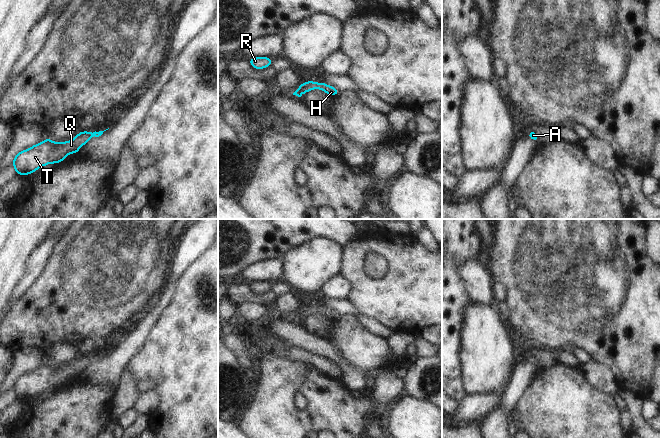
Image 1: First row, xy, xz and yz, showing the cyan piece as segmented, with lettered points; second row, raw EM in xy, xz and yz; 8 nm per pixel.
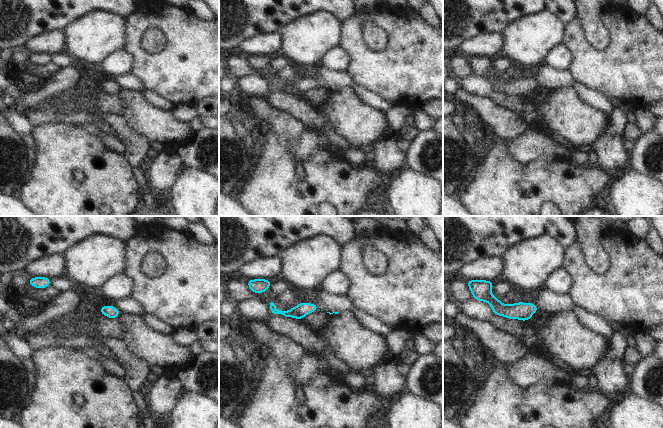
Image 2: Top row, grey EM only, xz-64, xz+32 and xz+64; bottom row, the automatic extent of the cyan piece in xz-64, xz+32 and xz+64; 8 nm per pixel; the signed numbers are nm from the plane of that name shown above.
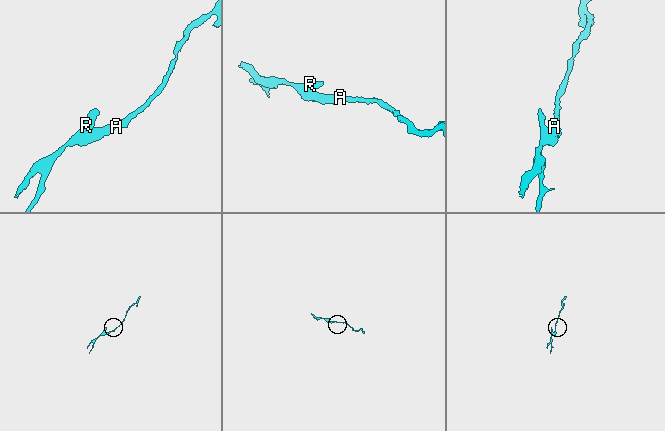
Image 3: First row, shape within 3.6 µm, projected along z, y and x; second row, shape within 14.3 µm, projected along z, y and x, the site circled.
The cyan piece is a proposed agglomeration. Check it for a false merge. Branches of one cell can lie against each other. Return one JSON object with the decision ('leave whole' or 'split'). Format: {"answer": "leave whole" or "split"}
{"answer": "leave whole"}

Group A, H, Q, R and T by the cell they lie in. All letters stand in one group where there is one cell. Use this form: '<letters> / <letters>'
A H Q R T

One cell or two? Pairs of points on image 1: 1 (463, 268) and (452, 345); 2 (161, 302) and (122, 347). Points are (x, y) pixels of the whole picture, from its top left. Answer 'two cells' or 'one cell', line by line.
1: two cells
2: one cell

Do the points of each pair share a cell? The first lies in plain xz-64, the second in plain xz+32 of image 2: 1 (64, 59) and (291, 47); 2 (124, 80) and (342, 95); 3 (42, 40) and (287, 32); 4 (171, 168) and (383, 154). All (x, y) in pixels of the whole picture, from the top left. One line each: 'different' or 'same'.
1: different
2: different
3: different
4: same

